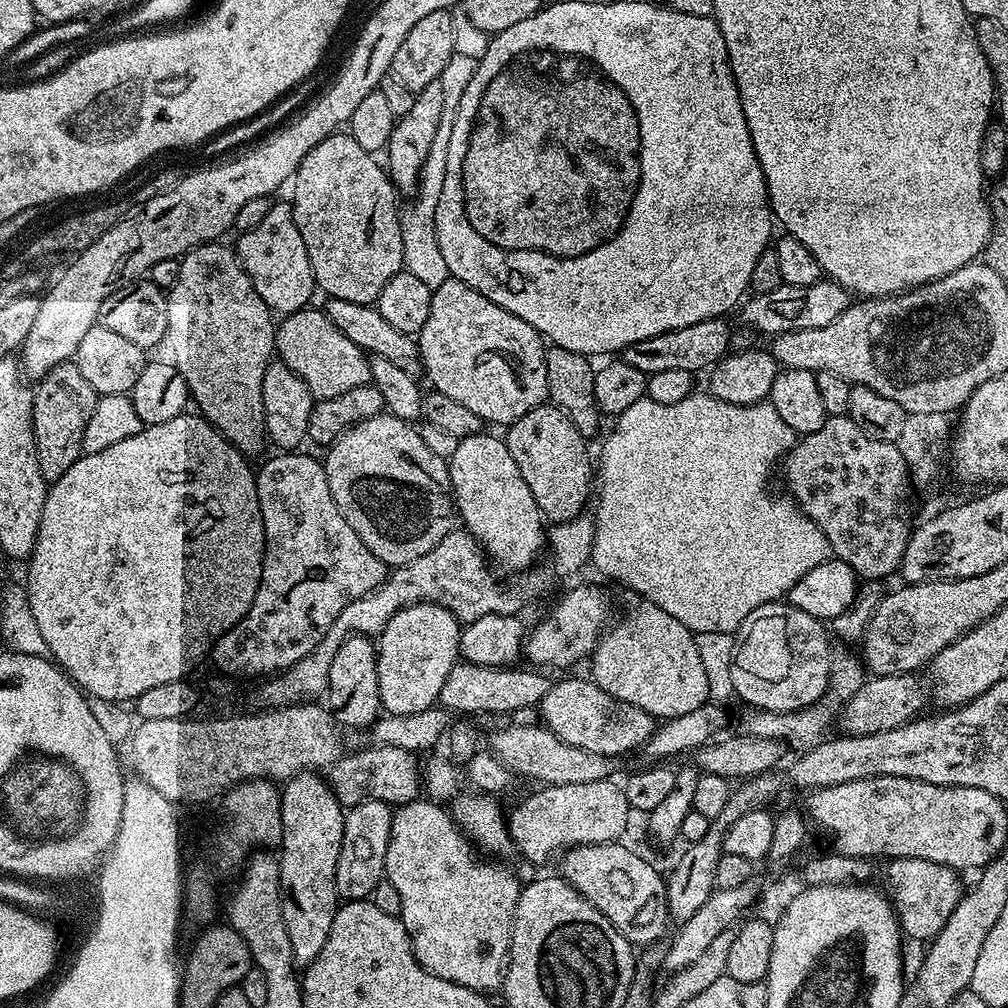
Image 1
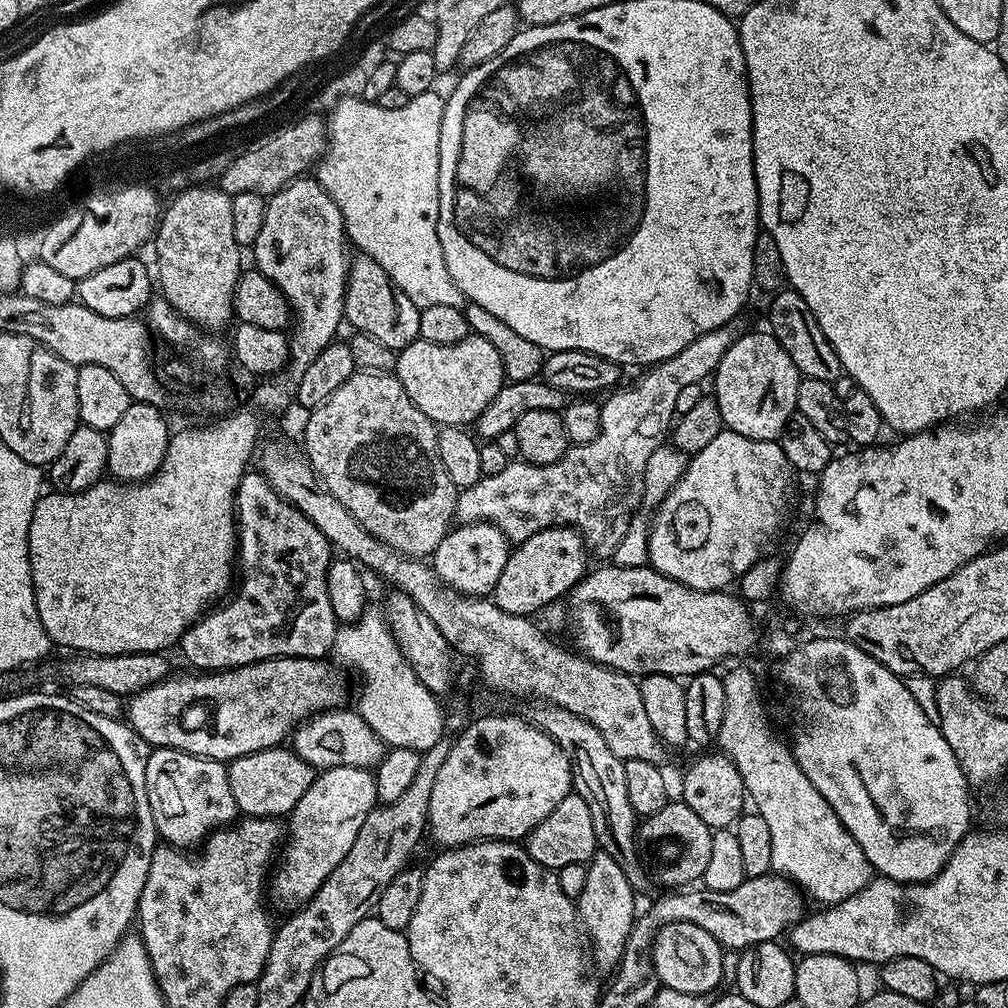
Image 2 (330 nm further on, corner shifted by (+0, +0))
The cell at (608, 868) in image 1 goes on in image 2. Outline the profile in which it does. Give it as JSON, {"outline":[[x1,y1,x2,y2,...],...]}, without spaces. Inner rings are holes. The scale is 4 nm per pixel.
{"outline":[[670,922,662,926,652,940,652,970,663,987,684,994,715,993,723,981,725,949,702,926,690,922]]}

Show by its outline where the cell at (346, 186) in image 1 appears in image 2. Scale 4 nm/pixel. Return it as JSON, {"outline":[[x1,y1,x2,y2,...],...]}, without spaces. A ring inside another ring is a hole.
{"outline":[[363,254,357,255,348,265,344,318,349,325,353,324,356,332,365,332,370,338,378,338,382,346,390,346,393,350,410,346,415,340,420,339,420,309,414,302,410,302,410,298,406,298,406,294,402,294,402,290,398,290,398,286,394,286,394,282,388,277,386,270,378,266,378,262]]}

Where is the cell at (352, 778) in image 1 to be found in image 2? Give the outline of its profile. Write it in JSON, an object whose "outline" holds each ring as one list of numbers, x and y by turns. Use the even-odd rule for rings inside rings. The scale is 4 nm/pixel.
{"outline":[[281,746,267,748,254,754,246,754,242,758,231,761,227,765,228,777,230,778,230,790,234,793,237,813,244,816,270,816,273,818,287,817,298,806,298,798,310,790,310,786,316,781,317,769,310,767,297,752,291,747]]}

